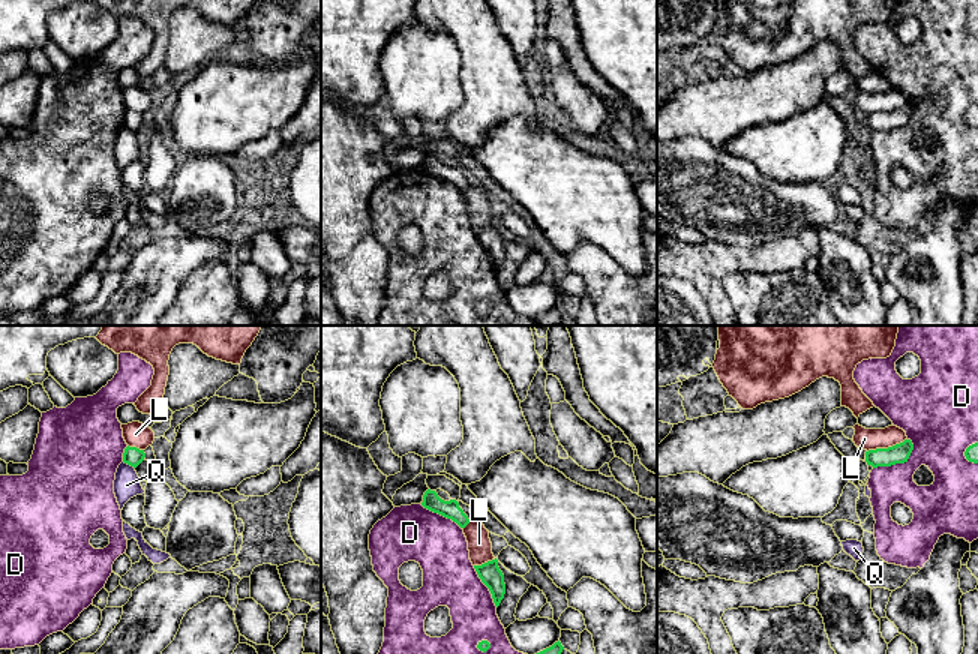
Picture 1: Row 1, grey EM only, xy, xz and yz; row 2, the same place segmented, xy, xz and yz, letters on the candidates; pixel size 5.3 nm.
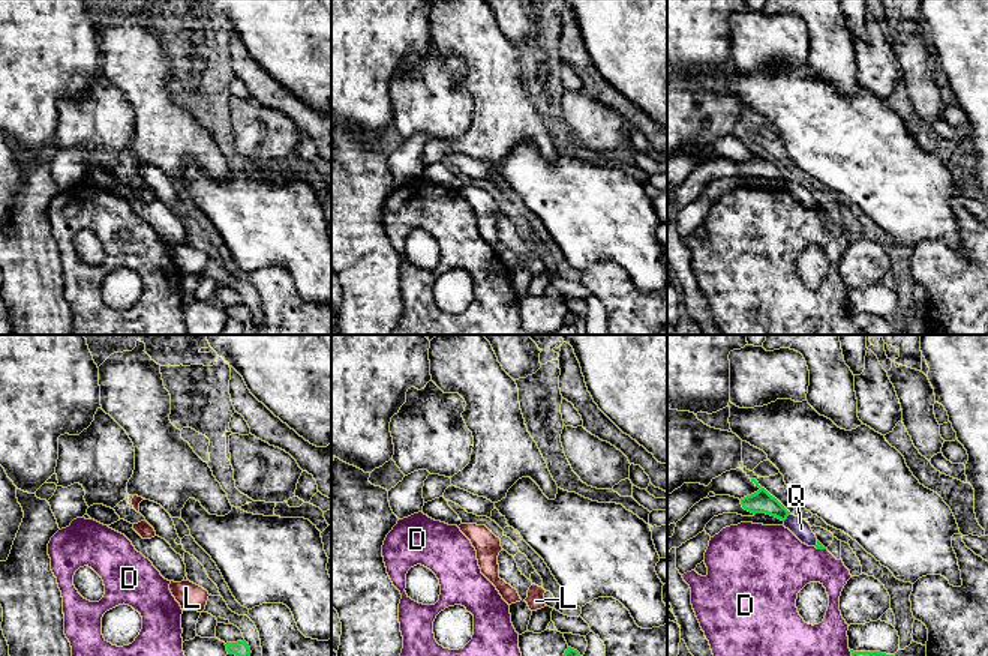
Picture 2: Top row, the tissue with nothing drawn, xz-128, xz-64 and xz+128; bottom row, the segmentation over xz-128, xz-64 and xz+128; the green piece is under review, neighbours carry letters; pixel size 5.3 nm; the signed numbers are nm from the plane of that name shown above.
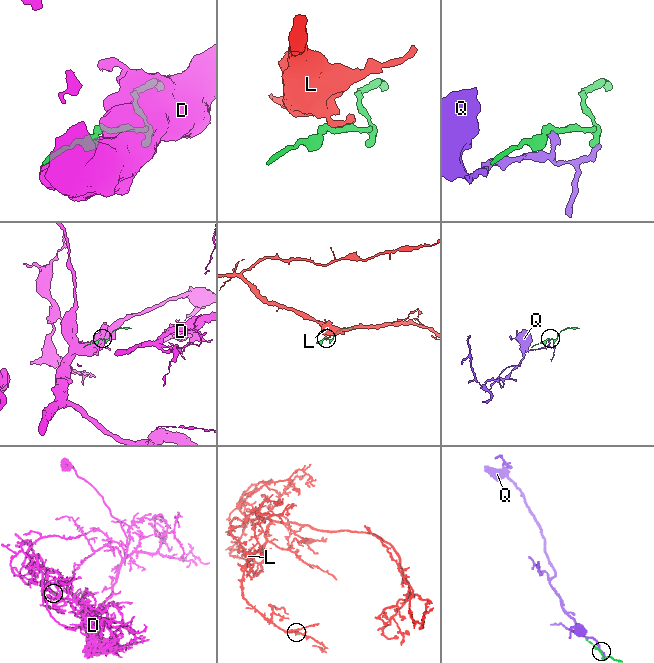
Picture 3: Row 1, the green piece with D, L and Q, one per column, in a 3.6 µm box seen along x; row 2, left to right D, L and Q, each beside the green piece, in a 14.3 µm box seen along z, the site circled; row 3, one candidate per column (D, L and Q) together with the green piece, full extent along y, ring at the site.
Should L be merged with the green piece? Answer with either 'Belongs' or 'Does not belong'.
Does not belong

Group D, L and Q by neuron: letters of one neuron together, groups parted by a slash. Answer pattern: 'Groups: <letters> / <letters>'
Groups: D / L / Q

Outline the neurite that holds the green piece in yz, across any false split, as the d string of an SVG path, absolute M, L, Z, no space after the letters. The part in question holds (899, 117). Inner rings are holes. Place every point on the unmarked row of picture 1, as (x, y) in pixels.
M904 104L903 106L888 112L876 112L866 116L866 126L873 132L904 128L908 126L912 114L914 114L912 105Z

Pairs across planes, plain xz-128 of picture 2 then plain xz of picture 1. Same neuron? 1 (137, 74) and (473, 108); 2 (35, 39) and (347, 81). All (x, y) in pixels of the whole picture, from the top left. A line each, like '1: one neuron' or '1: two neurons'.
1: one neuron
2: one neuron

